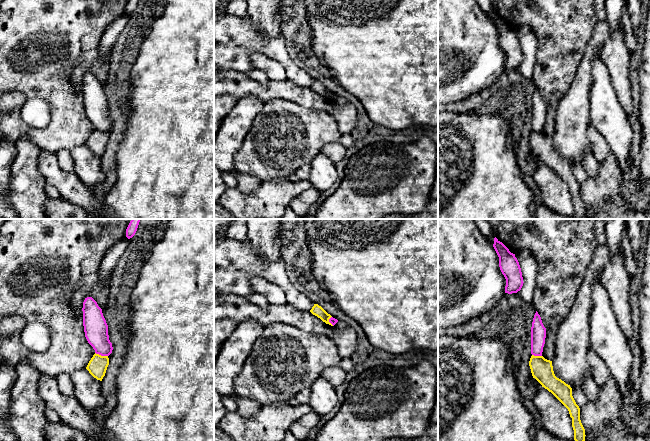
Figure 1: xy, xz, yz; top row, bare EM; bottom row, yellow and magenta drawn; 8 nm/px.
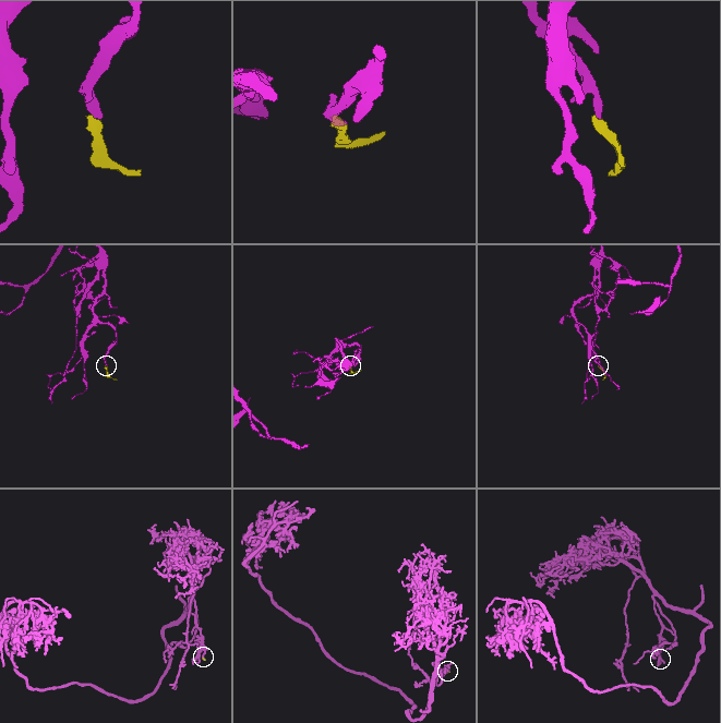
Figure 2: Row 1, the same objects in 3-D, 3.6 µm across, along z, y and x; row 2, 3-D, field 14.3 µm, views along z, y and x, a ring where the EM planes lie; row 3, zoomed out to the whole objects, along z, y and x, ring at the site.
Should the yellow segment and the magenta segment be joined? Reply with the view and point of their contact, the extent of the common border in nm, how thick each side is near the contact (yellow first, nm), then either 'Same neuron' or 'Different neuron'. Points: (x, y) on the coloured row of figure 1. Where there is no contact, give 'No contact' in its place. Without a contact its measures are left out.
Touches yellow at xy (100, 355). Shared border 110 nm. Thickness 160 nm (yellow) against 190 nm. Different neuron

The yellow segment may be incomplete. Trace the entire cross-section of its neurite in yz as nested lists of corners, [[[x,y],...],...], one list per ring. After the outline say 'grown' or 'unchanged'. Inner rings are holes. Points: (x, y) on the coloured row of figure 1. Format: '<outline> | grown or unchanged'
[[[532,355],[529,366],[533,378],[545,389],[551,392],[569,411],[572,418],[575,441],[585,441],[585,429],[580,420],[580,408],[572,396],[572,388],[561,379],[557,378],[553,371],[552,361],[543,356]]] | unchanged

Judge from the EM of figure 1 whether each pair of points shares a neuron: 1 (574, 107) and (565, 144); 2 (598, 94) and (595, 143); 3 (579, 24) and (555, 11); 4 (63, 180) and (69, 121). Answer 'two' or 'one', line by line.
1: one
2: two
3: one
4: two

